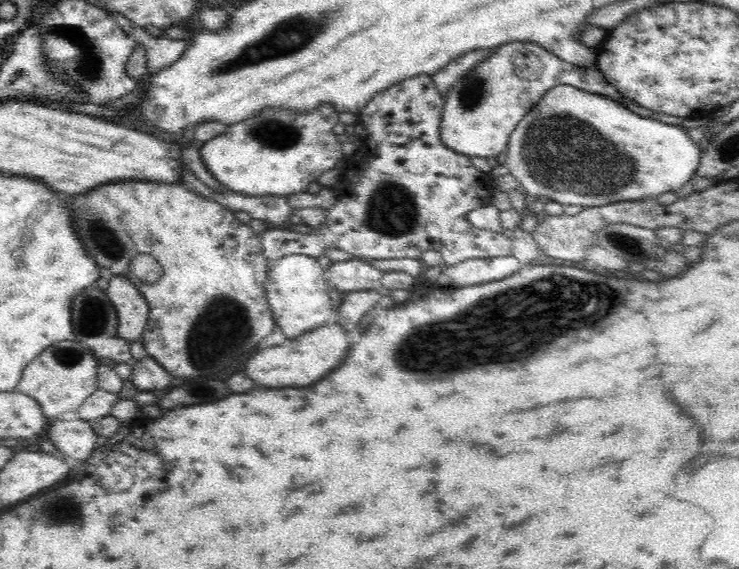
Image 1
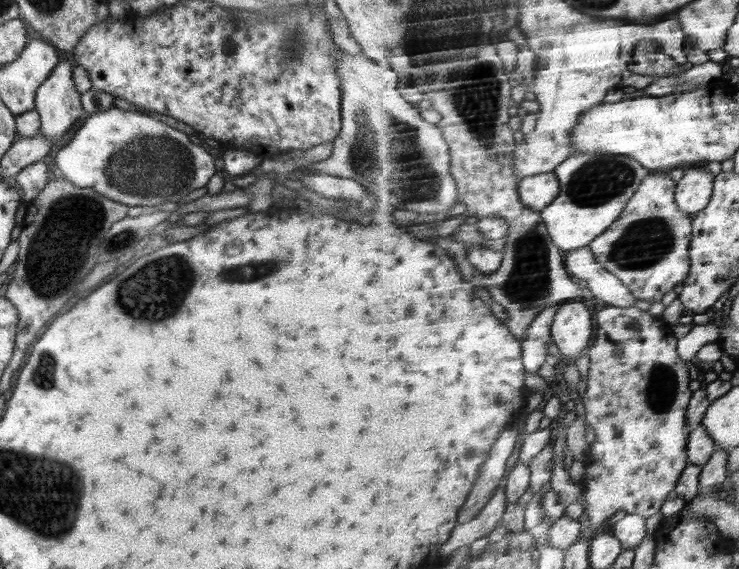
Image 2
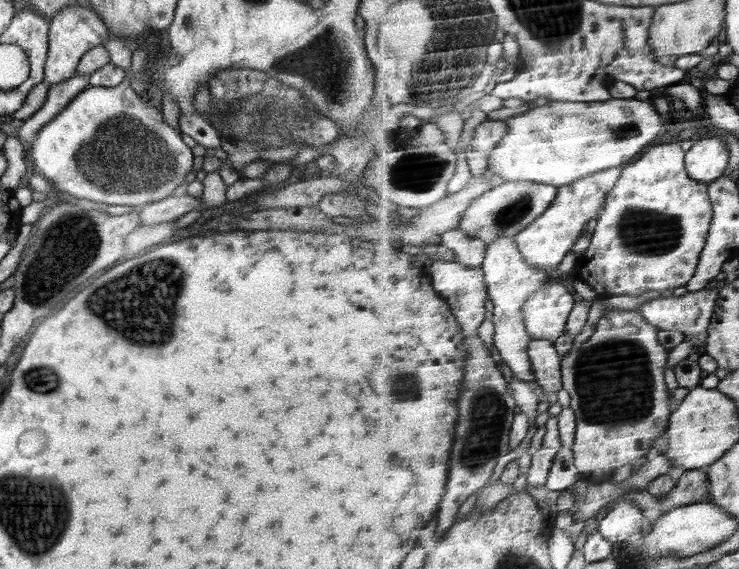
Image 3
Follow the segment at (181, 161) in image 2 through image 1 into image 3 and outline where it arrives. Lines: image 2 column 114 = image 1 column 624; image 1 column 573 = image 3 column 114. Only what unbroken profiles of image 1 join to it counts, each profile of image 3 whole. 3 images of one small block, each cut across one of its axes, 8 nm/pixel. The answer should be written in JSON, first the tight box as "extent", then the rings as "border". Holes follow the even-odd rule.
{"extent":[29,78,194,206],"border":[[[125,78],[121,83],[116,86],[90,86],[81,90],[76,94],[76,97],[72,98],[72,101],[56,114],[56,117],[52,118],[52,121],[46,123],[40,132],[36,133],[36,139],[32,142],[31,150],[29,154],[32,156],[33,166],[36,171],[40,172],[42,176],[46,176],[48,180],[52,180],[56,184],[58,190],[70,194],[70,196],[76,196],[76,198],[86,198],[97,203],[104,204],[120,204],[126,206],[143,205],[148,202],[162,200],[173,194],[174,189],[178,188],[184,177],[188,175],[190,169],[192,169],[194,154],[190,147],[182,140],[182,134],[179,129],[173,129],[162,116],[162,112],[152,106],[151,97],[149,100],[144,99],[142,96],[136,94],[133,88],[130,86],[130,81]]]}

